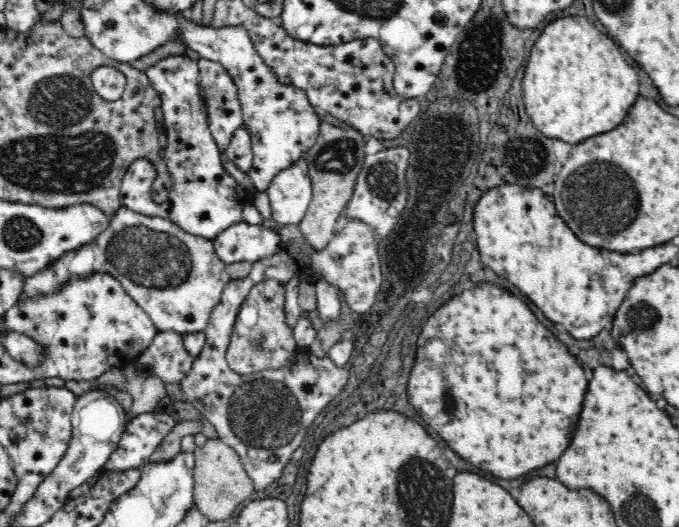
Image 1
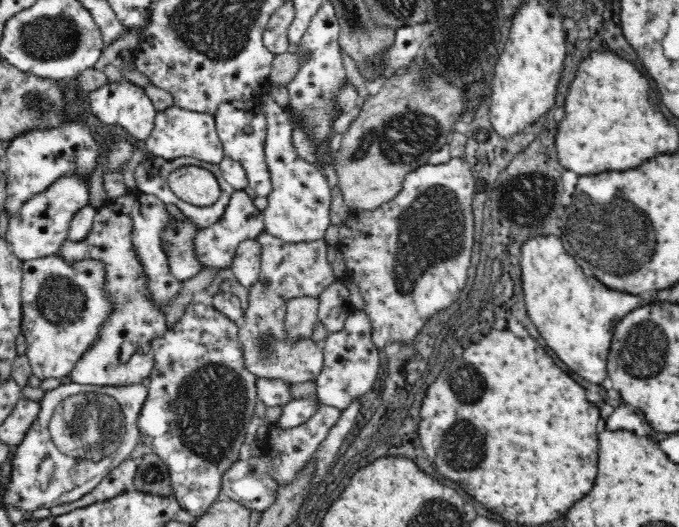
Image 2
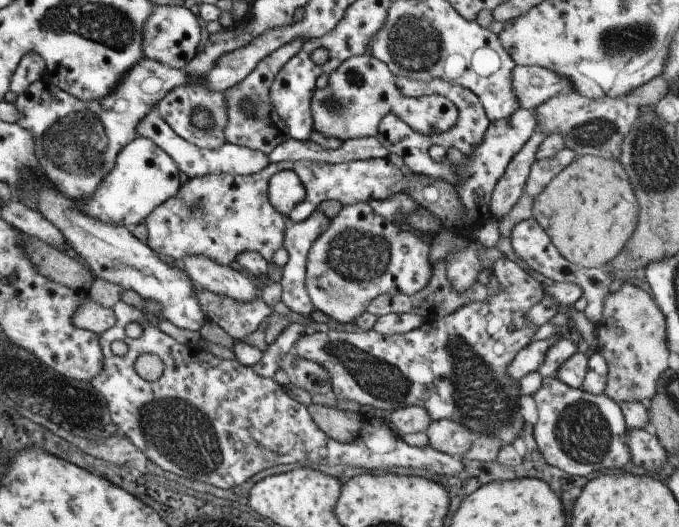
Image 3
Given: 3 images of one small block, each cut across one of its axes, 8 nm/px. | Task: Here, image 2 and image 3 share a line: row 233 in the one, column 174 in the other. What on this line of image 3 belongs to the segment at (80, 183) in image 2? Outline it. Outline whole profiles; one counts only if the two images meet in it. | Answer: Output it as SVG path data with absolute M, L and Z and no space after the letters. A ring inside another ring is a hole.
M155 6L153 14L143 26L143 54L149 60L161 62L169 68L183 70L189 60L197 54L197 44L201 40L201 26L199 20L189 12L187 6Z

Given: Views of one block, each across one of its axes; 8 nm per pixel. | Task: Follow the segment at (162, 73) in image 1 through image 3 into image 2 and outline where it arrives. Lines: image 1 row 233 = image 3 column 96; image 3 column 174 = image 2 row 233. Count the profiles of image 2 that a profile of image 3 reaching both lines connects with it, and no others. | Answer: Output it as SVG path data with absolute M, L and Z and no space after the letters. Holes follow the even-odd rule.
M170 216L166 230L160 234L164 240L164 248L170 248L170 252L166 254L170 274L180 282L190 280L200 270L204 270L204 266L196 260L196 252L194 252L196 232L198 228L194 226L194 222L176 220L174 216Z

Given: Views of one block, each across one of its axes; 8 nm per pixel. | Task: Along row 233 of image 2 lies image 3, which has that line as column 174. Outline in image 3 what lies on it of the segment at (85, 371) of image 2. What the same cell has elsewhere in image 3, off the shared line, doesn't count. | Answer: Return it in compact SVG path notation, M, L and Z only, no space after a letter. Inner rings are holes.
M181 86L181 88L173 88L169 94L165 94L161 98L161 102L155 106L159 110L159 116L163 118L163 122L167 122L171 126L171 130L181 136L183 140L187 140L191 146L199 146L201 150L209 150L209 148L217 148L219 144L225 142L225 136L223 136L223 128L227 124L227 106L225 106L225 94L219 94L219 92L207 92L203 86ZM197 110L205 110L211 120L213 120L213 126L211 128L199 128L195 126L193 122L193 114Z

